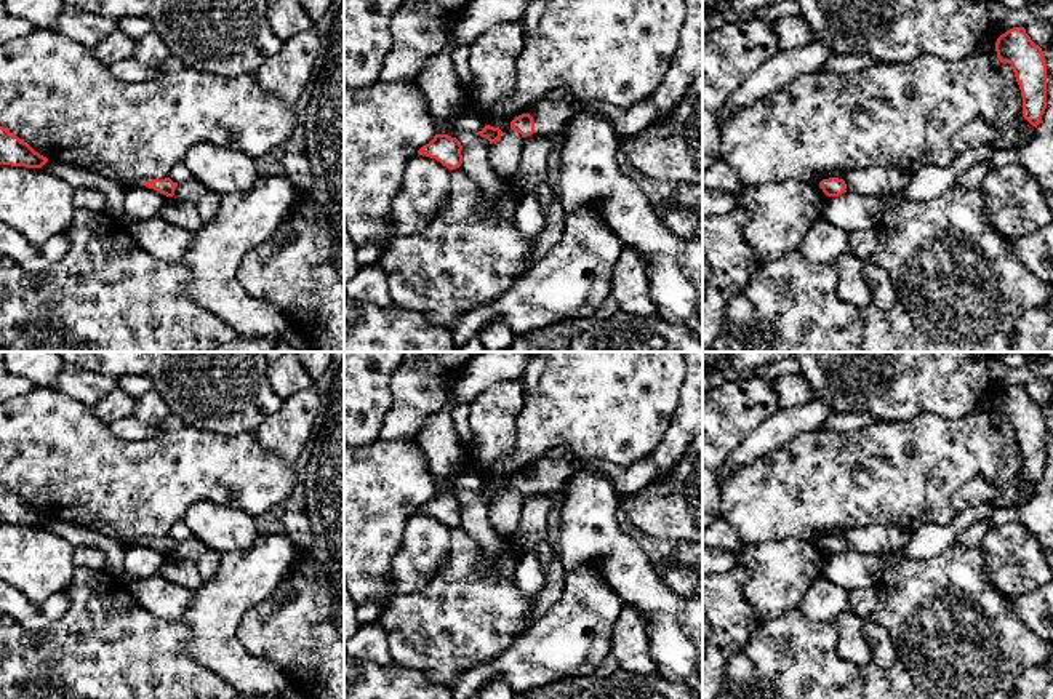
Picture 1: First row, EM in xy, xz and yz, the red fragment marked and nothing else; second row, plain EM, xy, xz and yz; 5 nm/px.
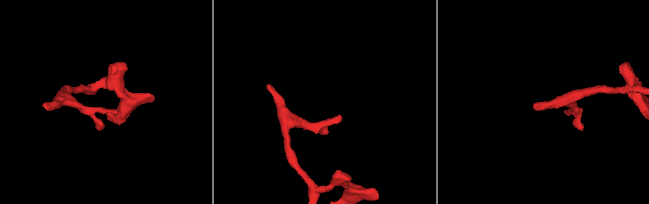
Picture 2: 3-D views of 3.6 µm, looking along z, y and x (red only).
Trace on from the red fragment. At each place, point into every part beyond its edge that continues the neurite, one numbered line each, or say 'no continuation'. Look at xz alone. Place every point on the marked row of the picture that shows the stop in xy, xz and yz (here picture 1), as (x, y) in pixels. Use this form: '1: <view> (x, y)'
1: xz (549, 115)

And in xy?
1: xy (192, 189)

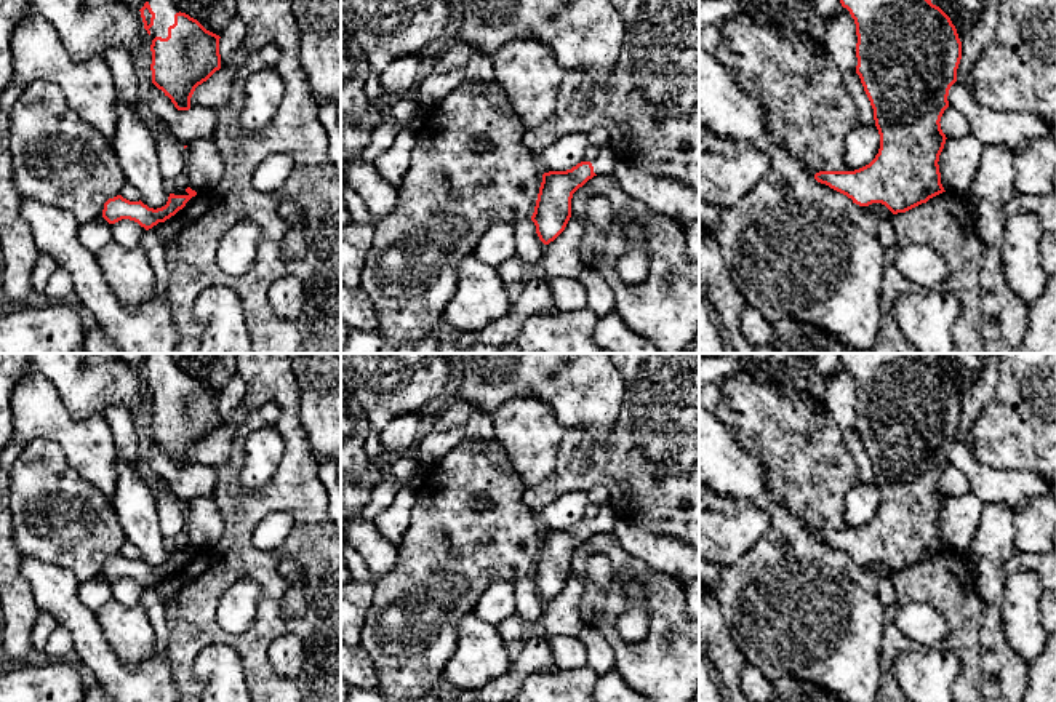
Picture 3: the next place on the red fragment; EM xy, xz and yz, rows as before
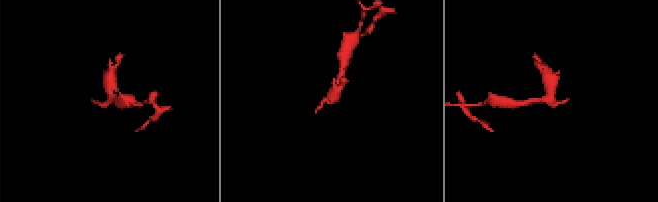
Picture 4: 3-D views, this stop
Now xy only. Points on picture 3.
1: xy (165, 10)

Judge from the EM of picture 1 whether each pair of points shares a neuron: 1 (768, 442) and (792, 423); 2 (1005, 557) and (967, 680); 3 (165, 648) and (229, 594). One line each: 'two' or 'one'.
1: one
2: two
3: two

